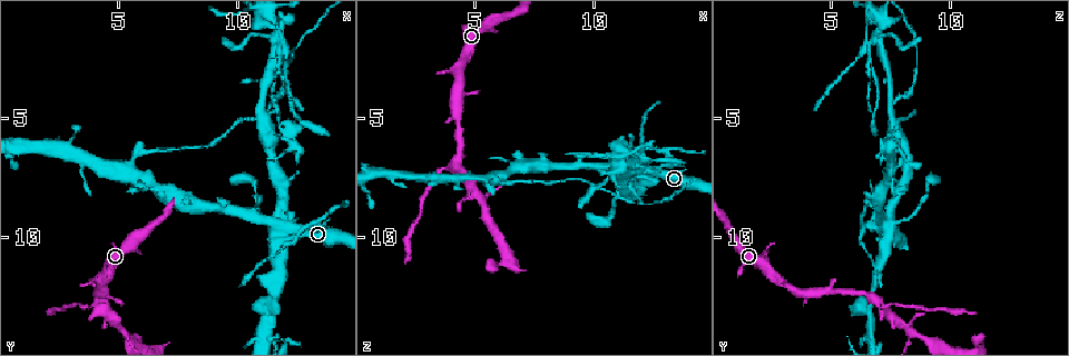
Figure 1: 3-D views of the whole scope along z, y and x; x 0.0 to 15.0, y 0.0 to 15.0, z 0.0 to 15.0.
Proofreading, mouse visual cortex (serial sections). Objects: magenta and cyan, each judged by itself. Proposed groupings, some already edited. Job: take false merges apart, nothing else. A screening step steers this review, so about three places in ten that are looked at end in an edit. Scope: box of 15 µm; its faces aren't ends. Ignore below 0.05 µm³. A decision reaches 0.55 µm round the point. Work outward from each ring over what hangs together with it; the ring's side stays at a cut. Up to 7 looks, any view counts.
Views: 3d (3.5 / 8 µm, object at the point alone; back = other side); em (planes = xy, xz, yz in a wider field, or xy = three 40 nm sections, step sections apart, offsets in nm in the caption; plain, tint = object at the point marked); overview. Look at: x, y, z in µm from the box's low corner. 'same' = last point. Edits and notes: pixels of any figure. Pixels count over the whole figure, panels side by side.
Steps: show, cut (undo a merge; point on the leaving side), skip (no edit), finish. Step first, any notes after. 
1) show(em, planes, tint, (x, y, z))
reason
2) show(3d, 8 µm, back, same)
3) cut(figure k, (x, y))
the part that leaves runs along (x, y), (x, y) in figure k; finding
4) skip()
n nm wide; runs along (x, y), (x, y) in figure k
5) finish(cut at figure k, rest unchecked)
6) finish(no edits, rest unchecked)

show(3d, 3.5 µm, back, (7.8, 8.4, 7.0))
sharp bend

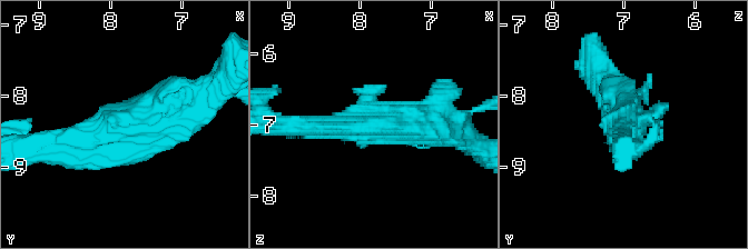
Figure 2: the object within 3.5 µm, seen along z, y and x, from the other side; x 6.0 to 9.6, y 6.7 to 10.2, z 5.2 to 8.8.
show(em, planes, tint, (7.85, 8.45, 6.95))
shape alone is not enough

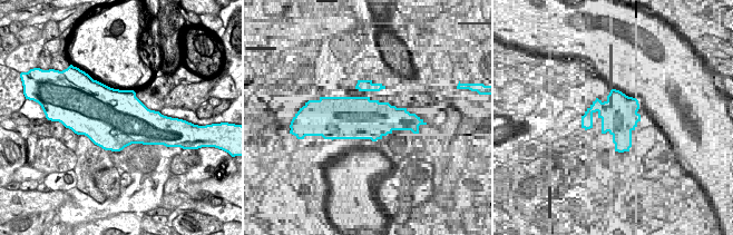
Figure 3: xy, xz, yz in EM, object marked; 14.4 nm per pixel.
skip()
runs along (49, 146), (165, 126), (193, 102) in figure 2; continuous, no second cell

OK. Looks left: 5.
show(3d, 3.5 µm, (5.8, 6.3, 7.7))
sharp bend

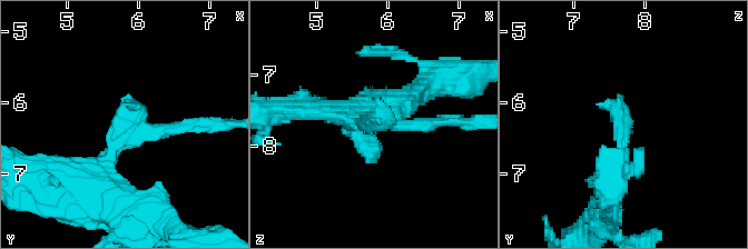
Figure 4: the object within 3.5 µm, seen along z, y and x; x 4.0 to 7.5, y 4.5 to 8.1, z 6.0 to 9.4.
show(em, planes, tint, (5.85, 6.35, 7.70))
arms of 150, 300 nm; shape alone is not enough

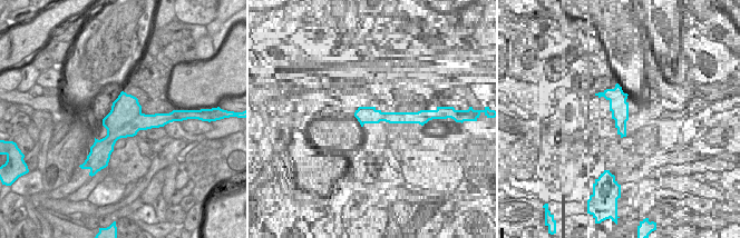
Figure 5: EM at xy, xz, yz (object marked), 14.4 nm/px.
show(em, xy, step 5, tint, same)
another direction

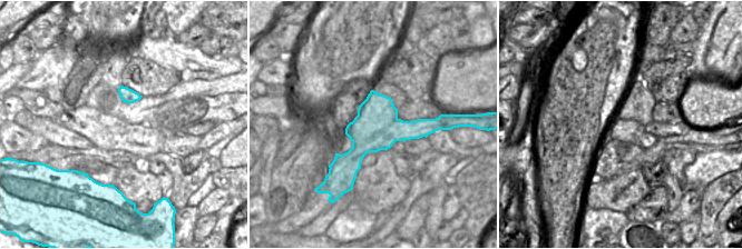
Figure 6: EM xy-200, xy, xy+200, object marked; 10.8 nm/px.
cut(figure 4, (435, 123))
the part that leaves runs along (396, 125), (482, 121) in figure 4; a second cell is stuck on

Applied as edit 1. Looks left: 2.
finish(cut at figure 4, rest unchecked)

